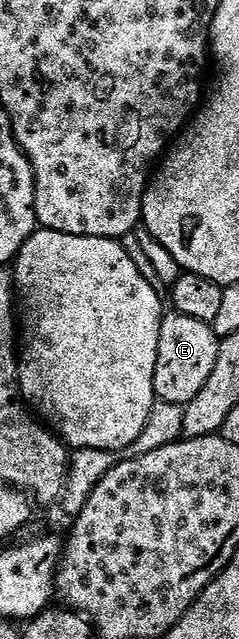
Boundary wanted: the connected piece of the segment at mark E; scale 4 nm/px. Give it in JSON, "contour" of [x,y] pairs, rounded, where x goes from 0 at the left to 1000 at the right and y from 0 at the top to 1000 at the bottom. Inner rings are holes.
{"contour":[[[732,488],[690,490],[678,501],[678,513],[661,526],[661,563],[644,576],[644,613],[657,624],[711,632],[782,635],[828,613],[862,603],[862,595],[879,595],[879,582],[895,582],[895,563],[912,563],[912,545],[921,531],[904,527],[883,509],[845,501],[812,501],[812,495],[762,495]]]}

